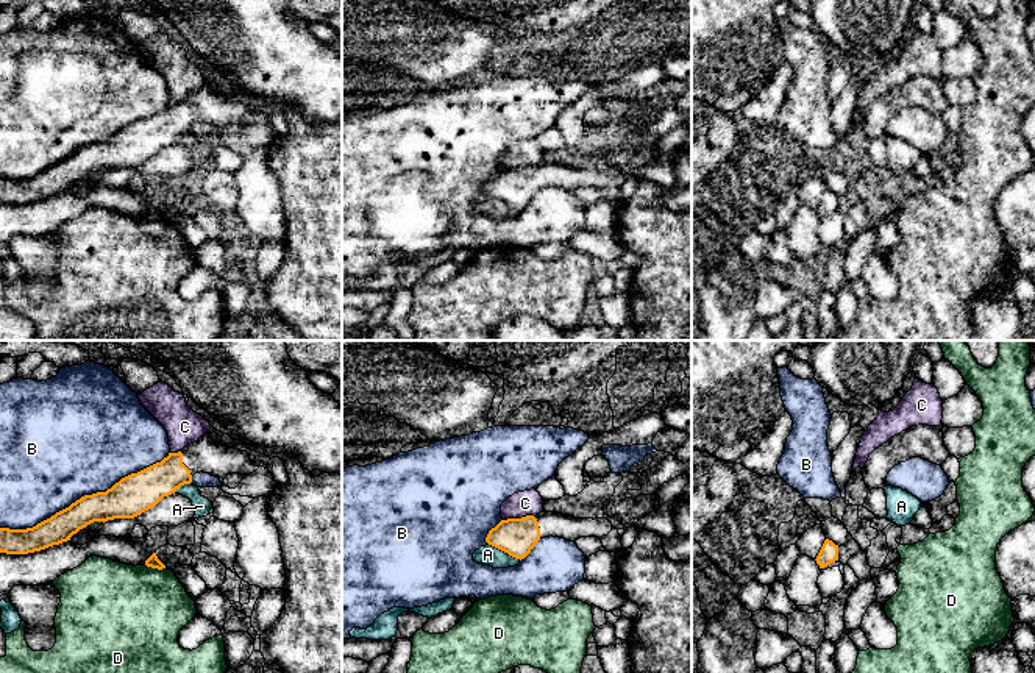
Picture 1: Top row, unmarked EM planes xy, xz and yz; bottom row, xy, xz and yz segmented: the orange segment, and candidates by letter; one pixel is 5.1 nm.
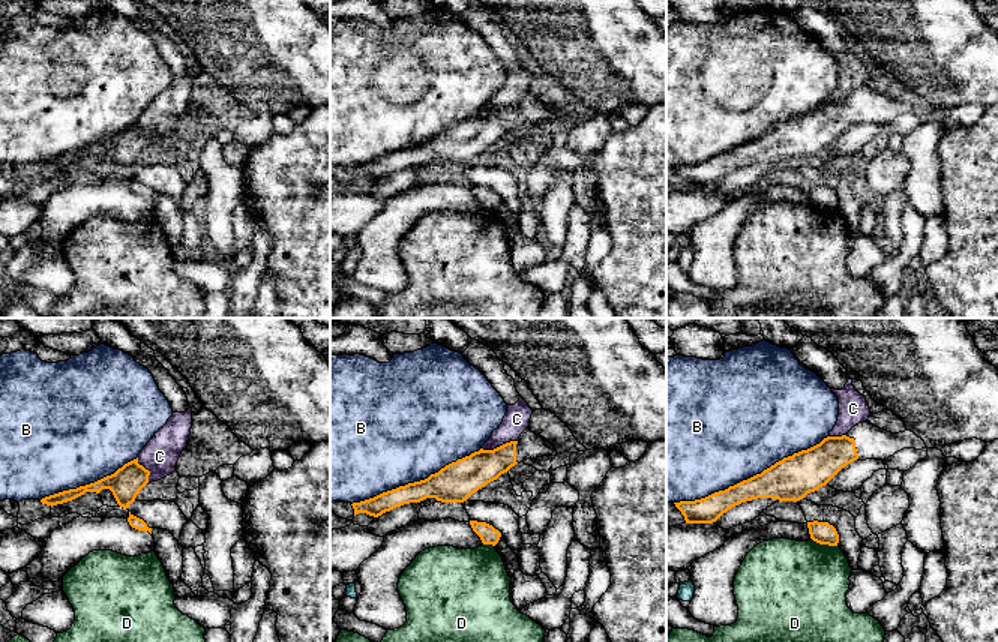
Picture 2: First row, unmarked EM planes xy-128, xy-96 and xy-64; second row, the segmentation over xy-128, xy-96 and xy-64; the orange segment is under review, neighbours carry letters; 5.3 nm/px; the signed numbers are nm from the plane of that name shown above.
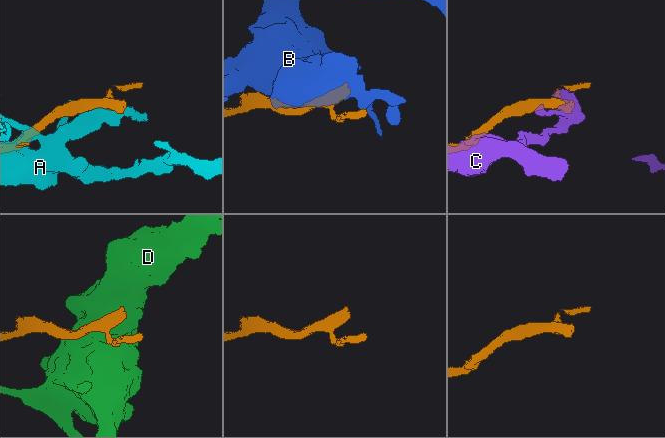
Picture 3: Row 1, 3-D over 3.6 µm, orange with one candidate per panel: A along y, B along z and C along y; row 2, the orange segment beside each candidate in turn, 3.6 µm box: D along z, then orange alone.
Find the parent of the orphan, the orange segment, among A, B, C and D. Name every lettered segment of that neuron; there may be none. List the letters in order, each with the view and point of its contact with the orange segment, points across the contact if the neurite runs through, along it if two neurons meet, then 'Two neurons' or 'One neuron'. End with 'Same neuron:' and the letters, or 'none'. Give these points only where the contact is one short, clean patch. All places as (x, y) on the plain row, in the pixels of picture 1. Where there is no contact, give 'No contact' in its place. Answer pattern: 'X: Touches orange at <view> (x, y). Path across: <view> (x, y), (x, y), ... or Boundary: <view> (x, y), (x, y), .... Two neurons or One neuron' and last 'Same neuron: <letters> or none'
A: Touches orange at xz (505, 202). Two neurons
B: Touches orange at xy (52, 166). Two neurons
C: Touches orange at xz (519, 169). Boundary: xz (534, 166), (508, 167), (503, 170). Two neurons
D: Touches orange at xy (155, 217). Boundary: xy (144, 214), (153, 219), (164, 219). Two neurons
Same neuron: none

